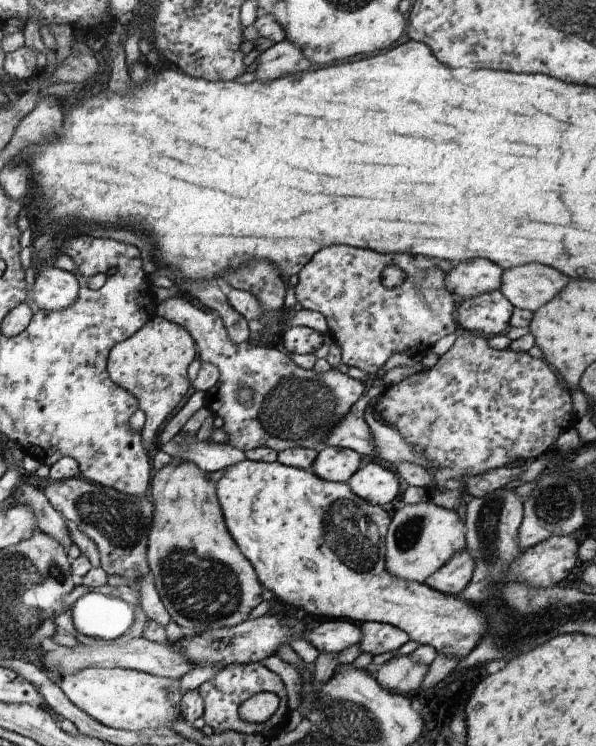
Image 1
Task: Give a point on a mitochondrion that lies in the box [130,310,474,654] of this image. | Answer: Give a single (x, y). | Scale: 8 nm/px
(201, 587)

